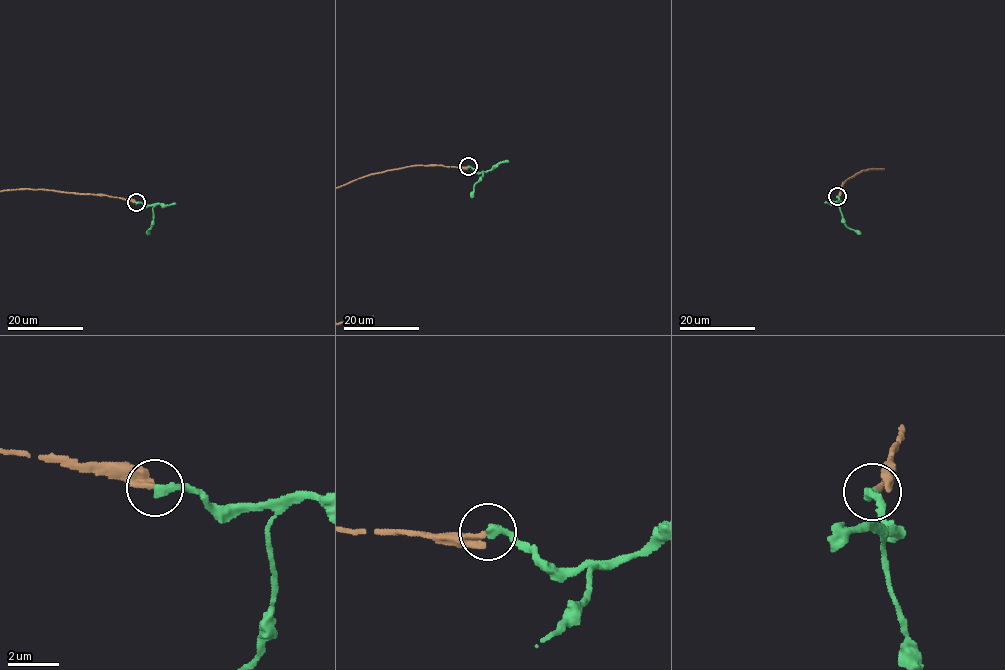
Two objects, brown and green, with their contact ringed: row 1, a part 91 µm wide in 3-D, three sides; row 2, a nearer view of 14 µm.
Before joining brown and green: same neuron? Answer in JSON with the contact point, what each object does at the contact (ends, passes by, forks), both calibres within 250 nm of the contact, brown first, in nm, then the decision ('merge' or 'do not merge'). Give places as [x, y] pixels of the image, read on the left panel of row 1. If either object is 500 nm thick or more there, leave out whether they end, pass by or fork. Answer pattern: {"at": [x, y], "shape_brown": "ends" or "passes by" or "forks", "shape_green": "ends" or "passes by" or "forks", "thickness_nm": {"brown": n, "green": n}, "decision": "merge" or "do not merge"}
{"at": [136, 202], "shape_brown": "ends", "shape_green": "ends", "thickness_nm": {"brown": 360, "green": 360}, "decision": "merge"}

